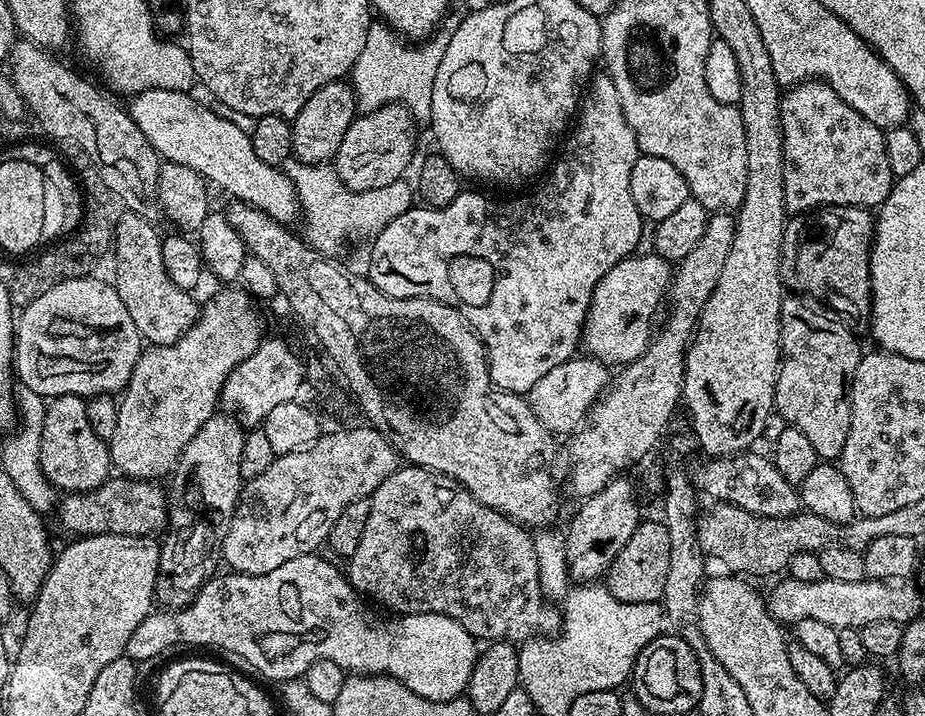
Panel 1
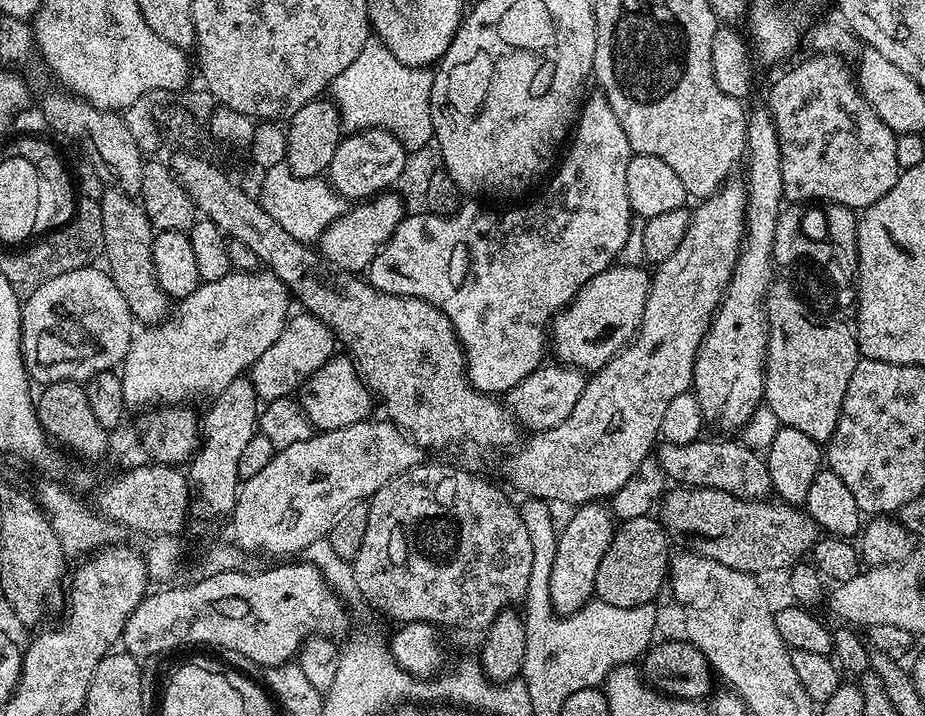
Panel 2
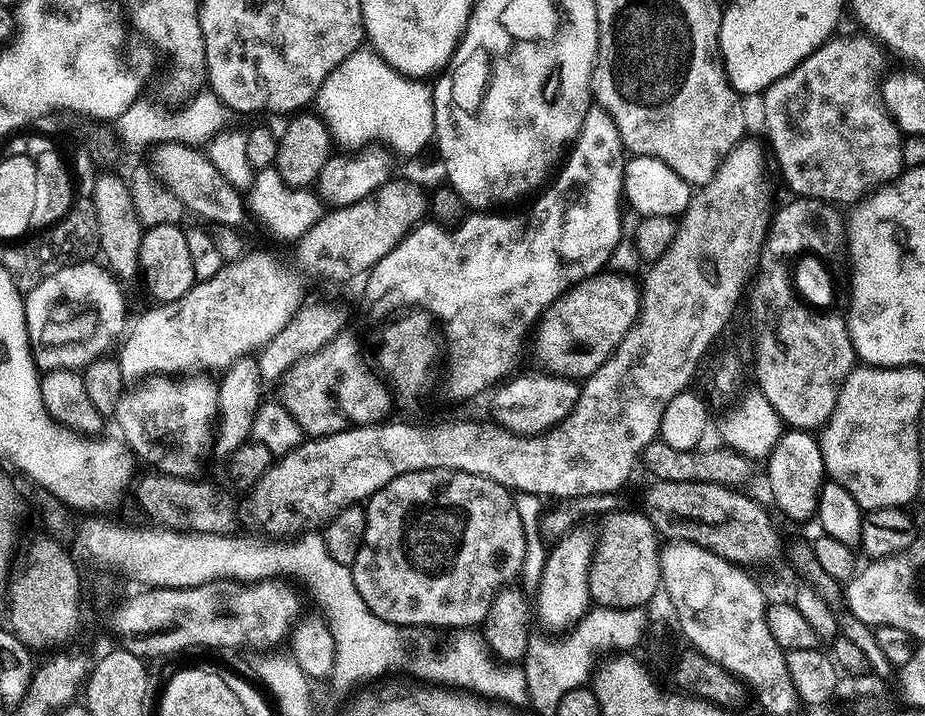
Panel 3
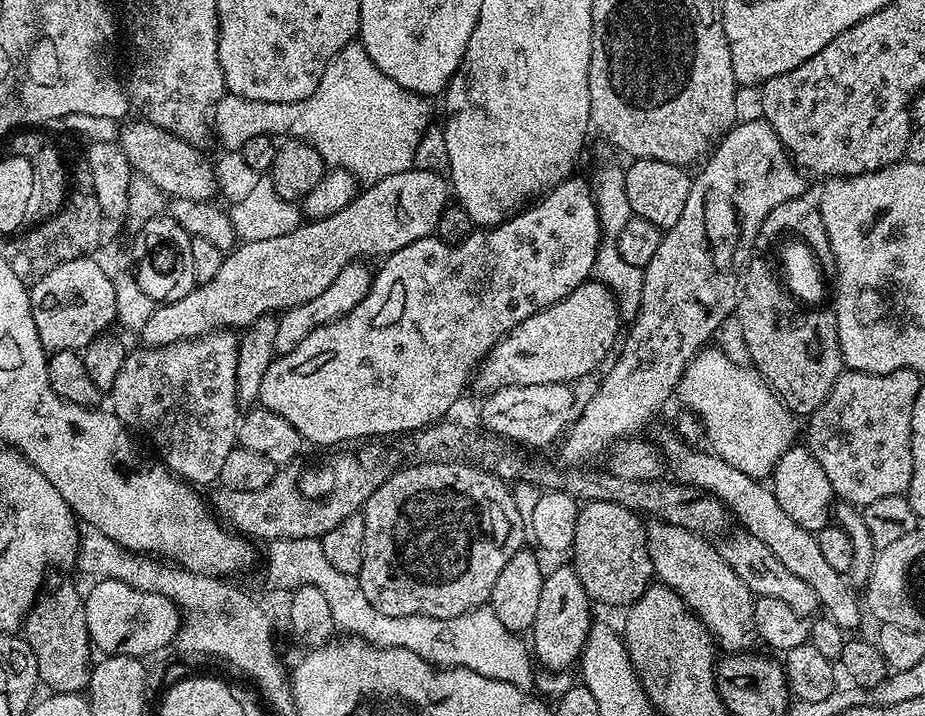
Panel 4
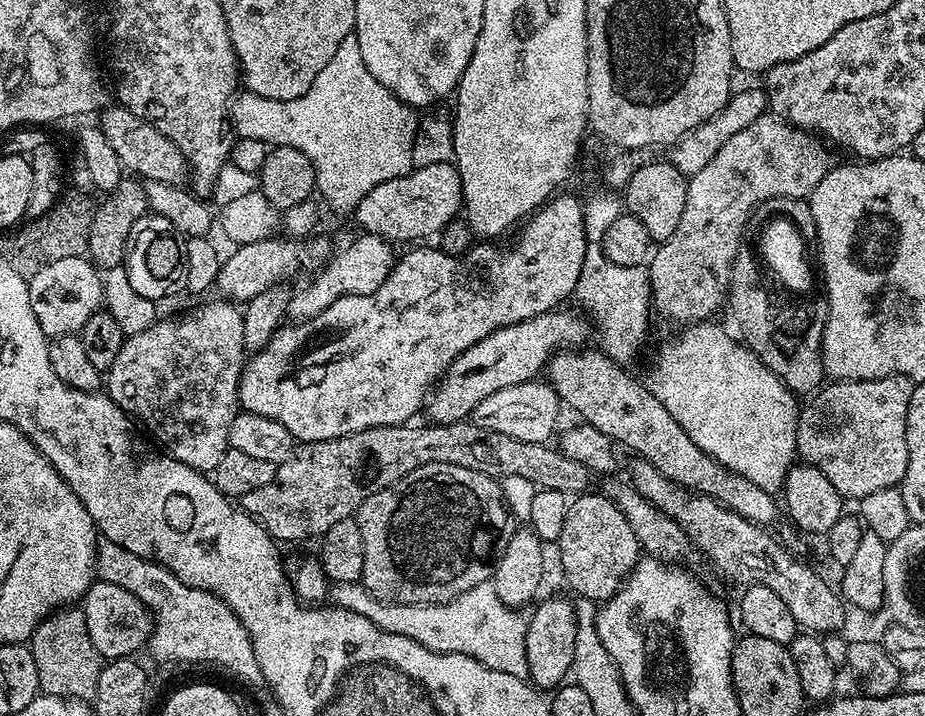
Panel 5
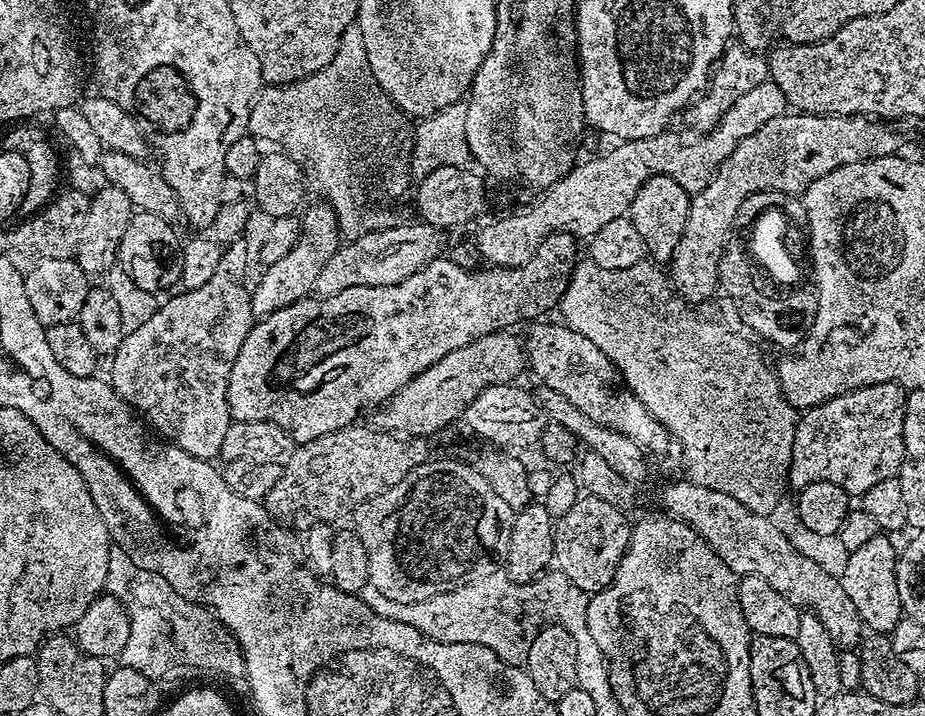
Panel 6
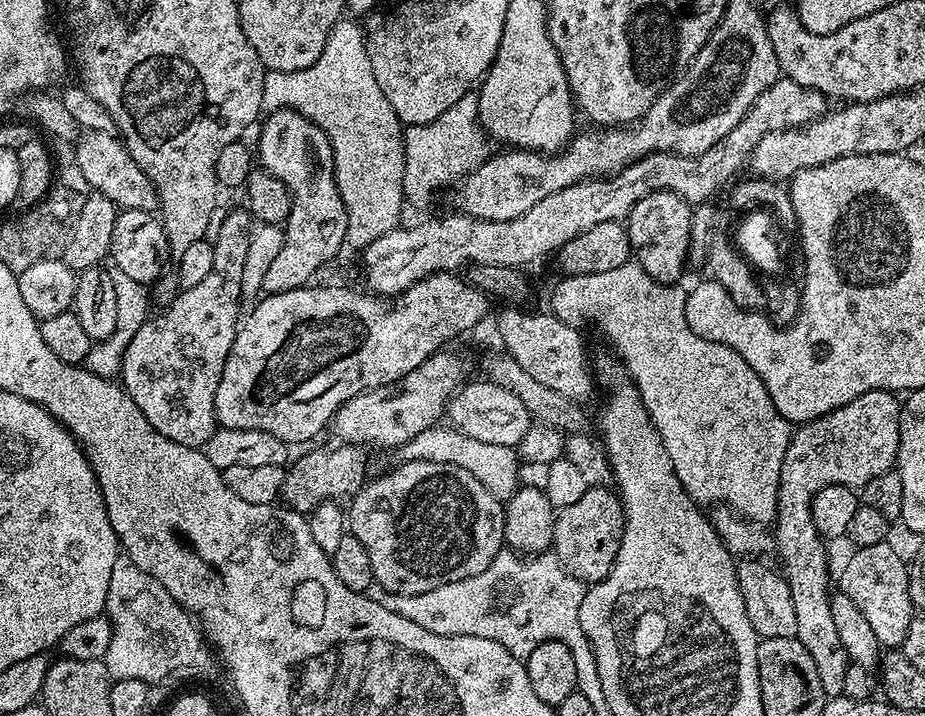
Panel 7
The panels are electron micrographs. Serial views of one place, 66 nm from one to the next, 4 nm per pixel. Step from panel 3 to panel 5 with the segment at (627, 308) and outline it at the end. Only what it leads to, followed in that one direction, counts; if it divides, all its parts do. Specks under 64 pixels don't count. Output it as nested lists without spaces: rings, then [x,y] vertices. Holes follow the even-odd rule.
[[[564,311],[543,312],[540,316],[494,330],[494,334],[482,338],[482,342],[474,342],[474,346],[463,352],[431,389],[426,400],[426,412],[428,410],[432,415],[431,423],[459,424],[467,421],[478,402],[490,398],[490,394],[498,394],[498,390],[506,390],[506,386],[535,381],[539,377],[536,375],[539,372],[541,375],[548,361],[561,350],[587,345],[584,343],[588,340],[589,325],[585,317]]]

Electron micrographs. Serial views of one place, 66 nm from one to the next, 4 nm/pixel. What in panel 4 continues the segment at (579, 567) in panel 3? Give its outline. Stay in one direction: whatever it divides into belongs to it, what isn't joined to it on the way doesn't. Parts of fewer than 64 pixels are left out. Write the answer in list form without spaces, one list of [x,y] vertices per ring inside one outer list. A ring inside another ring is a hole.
[[[571,566],[556,568],[549,571],[542,582],[542,594],[538,598],[538,614],[534,618],[530,629],[530,652],[535,663],[544,668],[549,668],[552,672],[560,672],[570,664],[575,665],[580,659],[580,654],[584,650],[584,643],[588,641],[589,632],[593,631],[592,608],[586,590],[582,590],[582,584],[575,570]]]

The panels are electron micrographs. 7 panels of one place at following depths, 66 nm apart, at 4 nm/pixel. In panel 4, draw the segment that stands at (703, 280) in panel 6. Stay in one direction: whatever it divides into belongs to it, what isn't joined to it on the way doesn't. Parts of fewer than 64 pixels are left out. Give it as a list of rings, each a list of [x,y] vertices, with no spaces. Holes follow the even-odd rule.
[[[763,118],[743,120],[733,124],[719,144],[711,149],[710,155],[703,161],[704,169],[695,173],[690,194],[686,194],[682,218],[678,218],[678,222],[674,222],[674,226],[661,235],[658,251],[643,268],[640,308],[631,321],[632,329],[628,337],[627,332],[623,337],[615,353],[616,361],[614,356],[607,365],[608,373],[601,378],[596,393],[585,402],[581,412],[579,409],[559,445],[559,459],[565,465],[591,465],[592,455],[599,444],[611,445],[617,440],[635,437],[639,433],[636,431],[646,427],[652,415],[671,396],[673,399],[684,367],[711,341],[708,339],[723,326],[724,319],[727,316],[729,319],[735,313],[738,293],[742,287],[742,269],[753,255],[751,240],[755,241],[759,237],[766,214],[770,214],[778,202],[790,202],[790,198],[798,198],[809,191],[804,181],[805,173],[796,167],[768,121]]]

